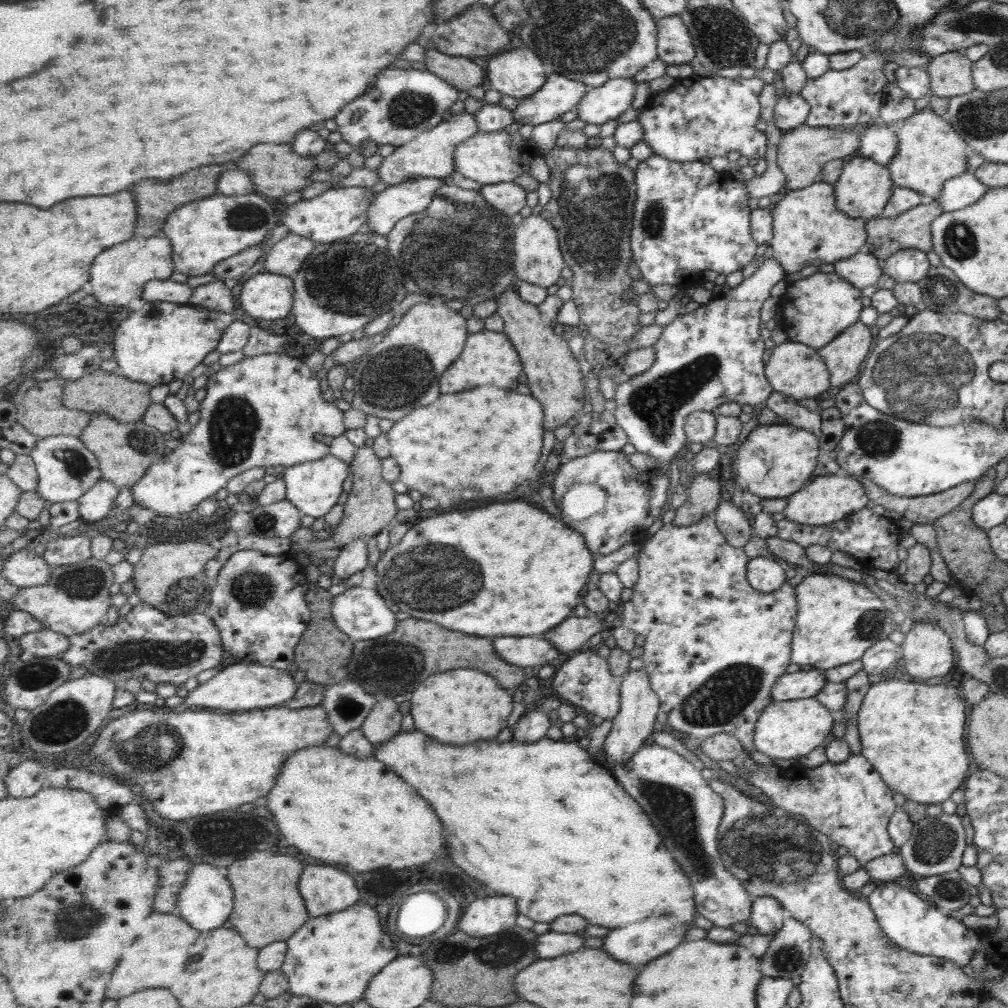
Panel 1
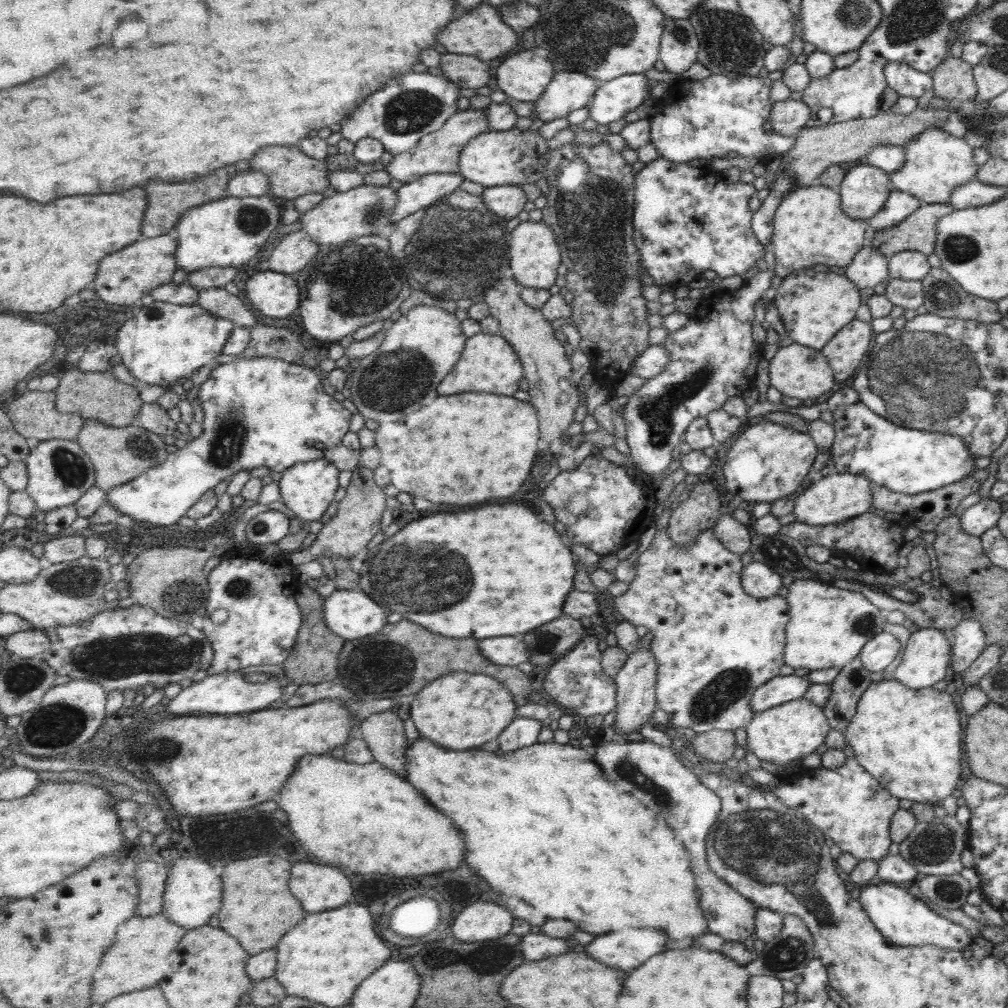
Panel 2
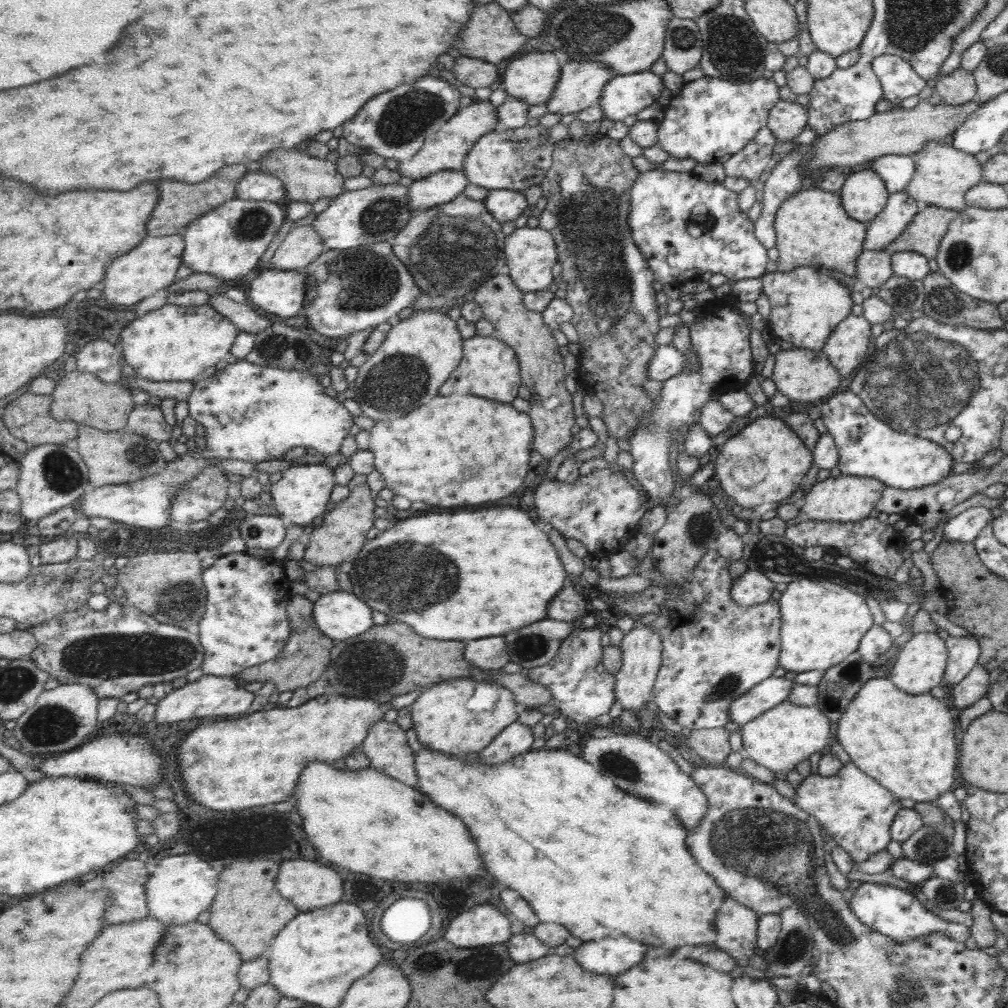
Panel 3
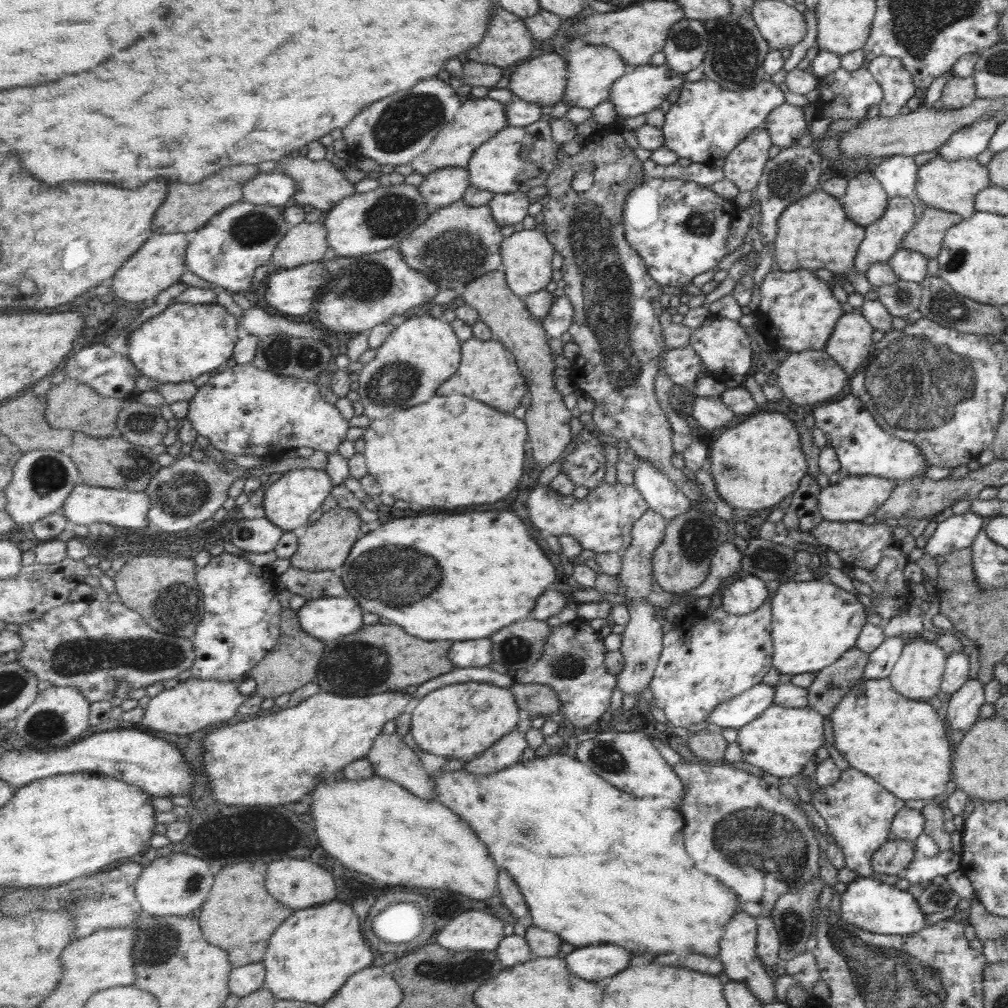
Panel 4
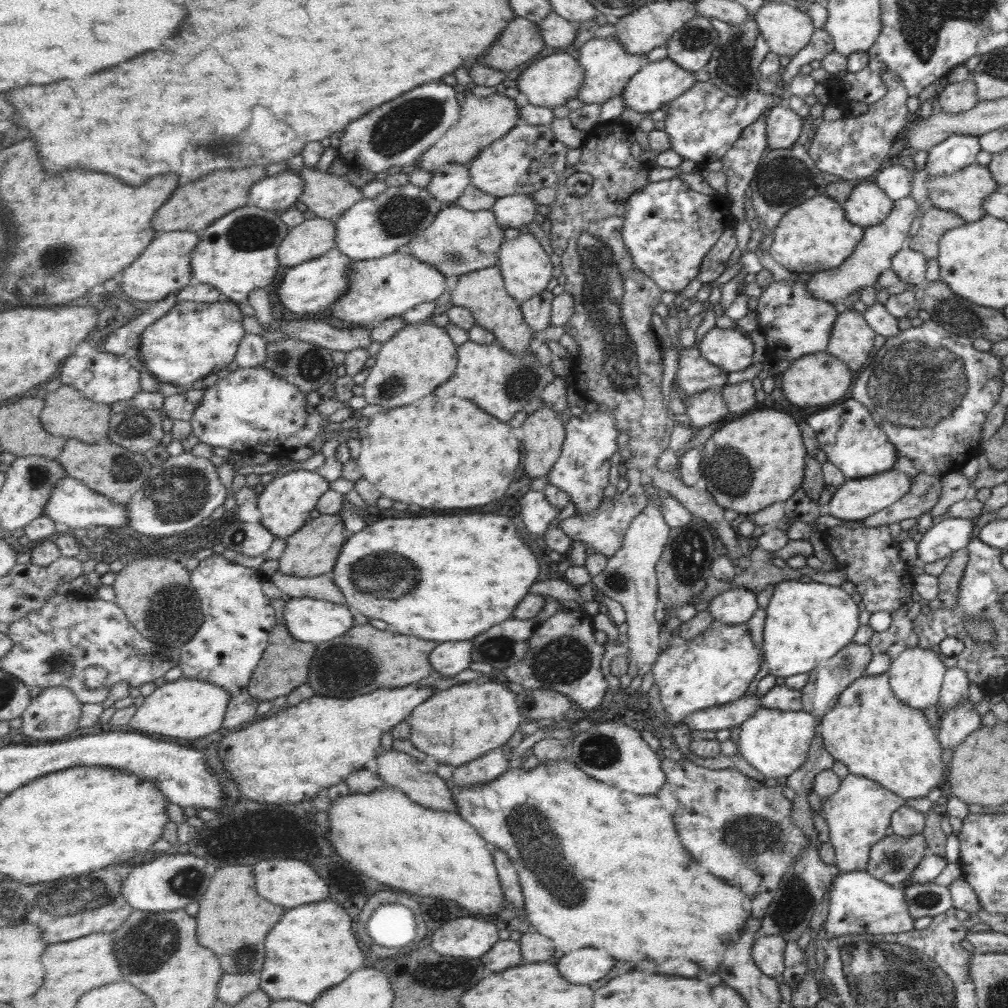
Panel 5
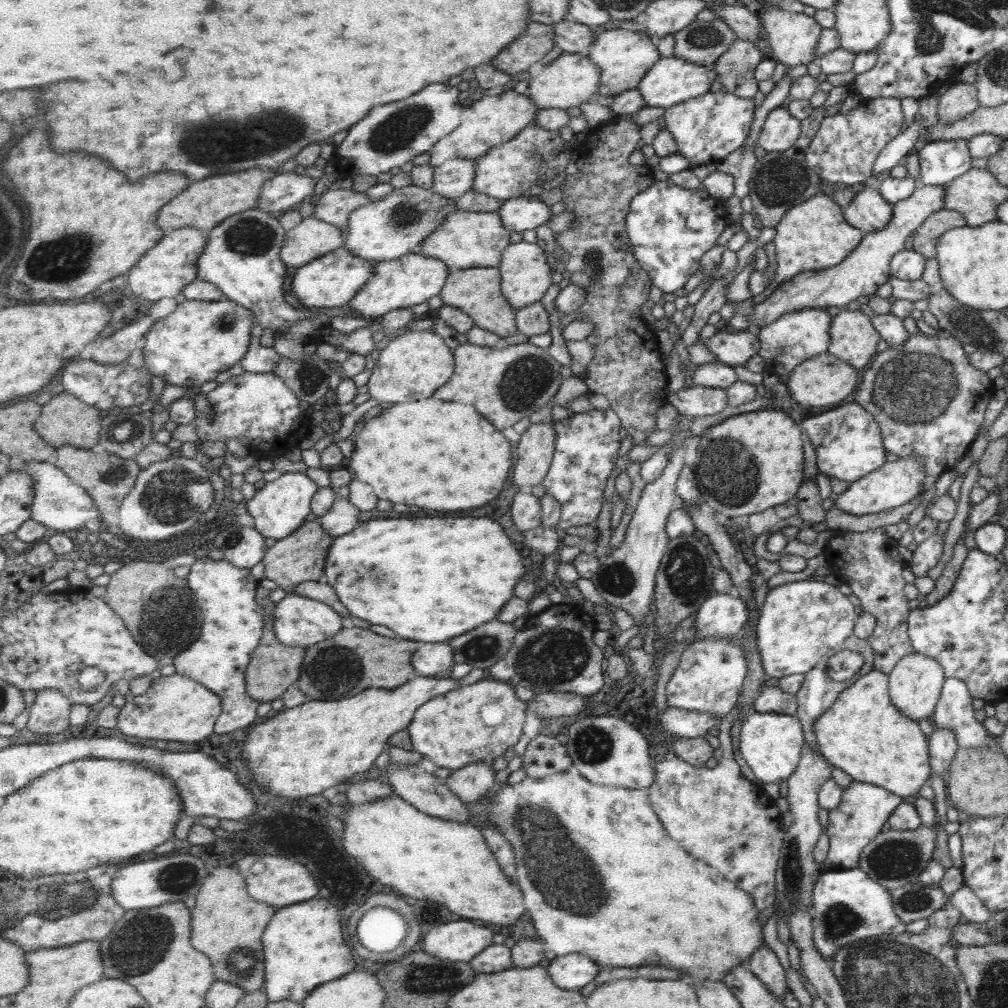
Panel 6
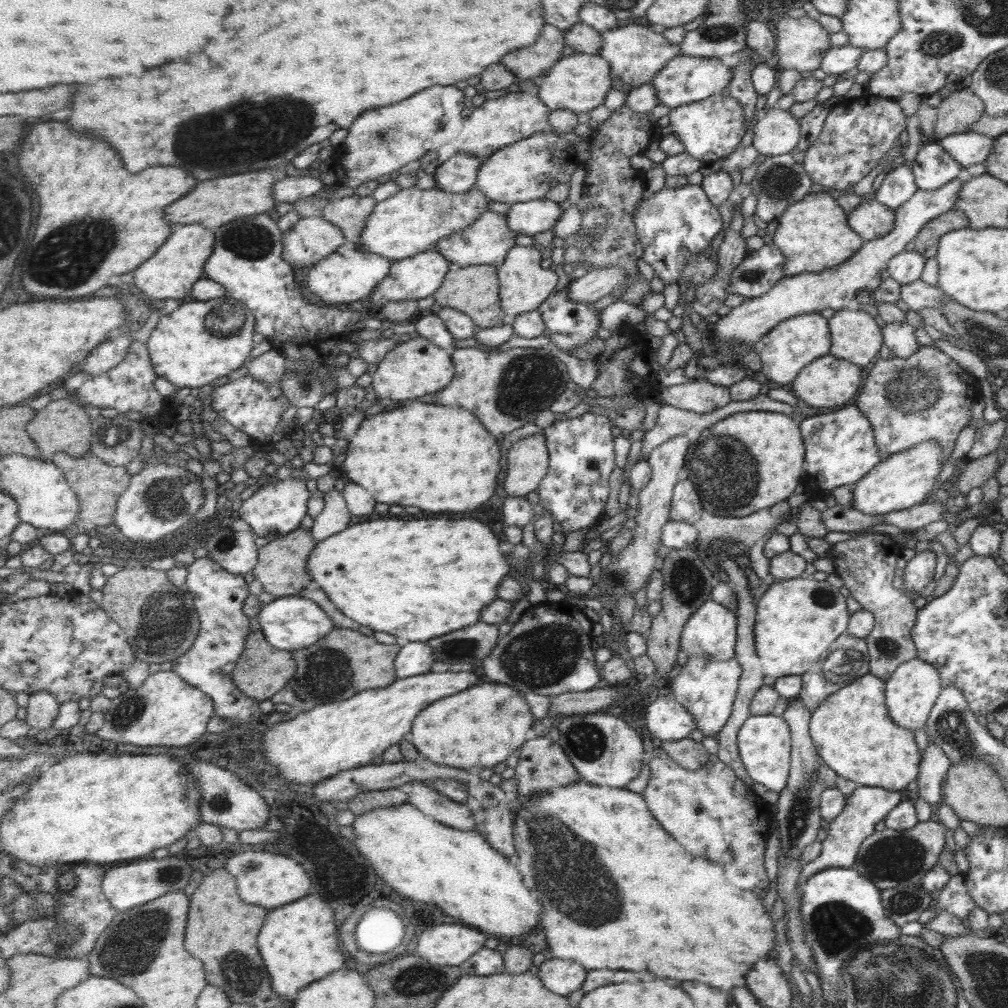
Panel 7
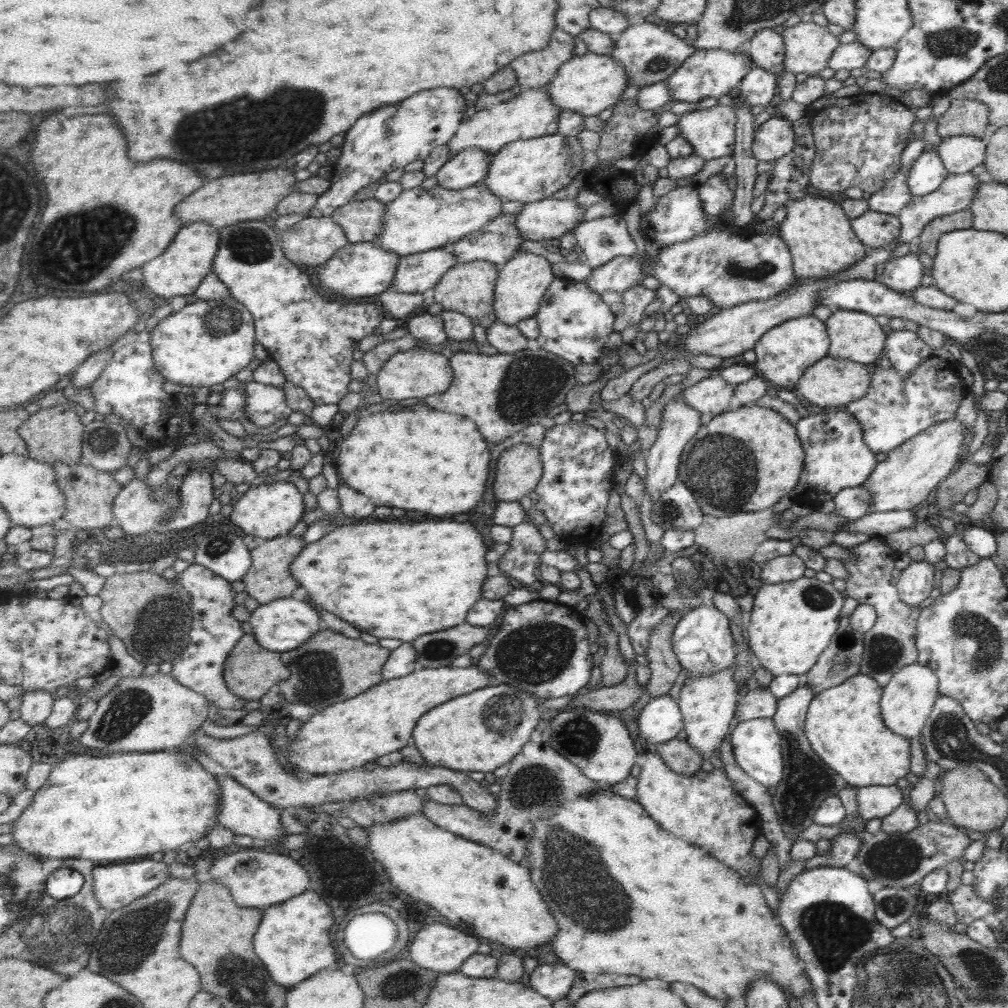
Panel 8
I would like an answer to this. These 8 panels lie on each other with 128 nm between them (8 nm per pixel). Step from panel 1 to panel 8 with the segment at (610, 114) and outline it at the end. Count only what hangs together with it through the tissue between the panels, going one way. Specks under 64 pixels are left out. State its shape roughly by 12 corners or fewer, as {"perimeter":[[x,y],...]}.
{"perimeter":[[697,49],[668,82],[676,102],[719,98],[746,76],[740,51]]}

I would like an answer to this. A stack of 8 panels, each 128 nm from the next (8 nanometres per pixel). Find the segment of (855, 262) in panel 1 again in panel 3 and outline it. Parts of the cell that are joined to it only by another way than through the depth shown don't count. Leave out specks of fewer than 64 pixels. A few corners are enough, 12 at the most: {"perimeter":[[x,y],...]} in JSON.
{"perimeter":[[862,251],[859,287],[880,287],[892,276],[890,253]]}

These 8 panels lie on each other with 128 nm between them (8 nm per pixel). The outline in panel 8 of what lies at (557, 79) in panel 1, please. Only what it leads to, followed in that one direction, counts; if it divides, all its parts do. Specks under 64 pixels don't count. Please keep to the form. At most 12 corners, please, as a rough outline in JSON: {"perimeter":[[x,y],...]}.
{"perimeter":[[652,22],[616,37],[630,85],[671,80],[698,48]]}

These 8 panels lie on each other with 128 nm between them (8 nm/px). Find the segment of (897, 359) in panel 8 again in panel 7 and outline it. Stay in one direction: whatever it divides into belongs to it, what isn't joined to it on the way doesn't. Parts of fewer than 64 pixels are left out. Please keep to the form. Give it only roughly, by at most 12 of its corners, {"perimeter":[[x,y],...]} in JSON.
{"perimeter":[[905,320],[881,328],[890,357],[906,358],[920,349]]}

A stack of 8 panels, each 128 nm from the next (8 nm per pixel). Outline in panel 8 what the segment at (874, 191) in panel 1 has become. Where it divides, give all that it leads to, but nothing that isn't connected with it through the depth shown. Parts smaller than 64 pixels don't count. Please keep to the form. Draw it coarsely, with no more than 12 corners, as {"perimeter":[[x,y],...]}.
{"perimeter":[[868,210],[850,219],[868,249],[892,245],[897,216]]}

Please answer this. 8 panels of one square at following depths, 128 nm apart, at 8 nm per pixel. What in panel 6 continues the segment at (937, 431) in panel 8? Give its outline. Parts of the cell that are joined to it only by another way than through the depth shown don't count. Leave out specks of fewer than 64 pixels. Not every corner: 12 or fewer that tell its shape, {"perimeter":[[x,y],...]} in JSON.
{"perimeter":[[922,459],[886,461],[834,504],[876,514],[912,502],[928,480]]}

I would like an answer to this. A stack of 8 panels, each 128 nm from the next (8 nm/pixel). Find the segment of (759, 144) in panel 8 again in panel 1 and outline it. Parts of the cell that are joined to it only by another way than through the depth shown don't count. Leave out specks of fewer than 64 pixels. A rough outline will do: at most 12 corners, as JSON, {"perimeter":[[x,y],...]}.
{"perimeter":[[799,94],[777,100],[774,124],[783,134],[803,125],[811,106]]}

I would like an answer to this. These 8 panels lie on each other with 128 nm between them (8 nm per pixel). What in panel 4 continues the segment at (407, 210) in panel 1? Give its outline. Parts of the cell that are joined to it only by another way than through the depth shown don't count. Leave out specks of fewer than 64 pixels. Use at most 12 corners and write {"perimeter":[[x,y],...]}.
{"perimeter":[[462,167],[431,172],[419,186],[428,205],[462,202],[473,185]]}

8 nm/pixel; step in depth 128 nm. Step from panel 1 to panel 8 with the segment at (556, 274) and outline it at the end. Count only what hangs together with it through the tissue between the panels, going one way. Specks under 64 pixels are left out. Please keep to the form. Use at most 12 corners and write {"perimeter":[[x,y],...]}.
{"perimeter":[[520,251],[496,289],[499,321],[536,317],[556,280],[552,262]]}

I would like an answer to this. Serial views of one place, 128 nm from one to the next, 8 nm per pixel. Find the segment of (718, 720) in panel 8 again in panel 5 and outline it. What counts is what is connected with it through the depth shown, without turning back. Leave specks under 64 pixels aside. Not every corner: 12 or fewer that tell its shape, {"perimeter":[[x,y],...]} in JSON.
{"perimeter":[[747,623],[674,637],[654,668],[671,722],[735,703],[759,672]]}

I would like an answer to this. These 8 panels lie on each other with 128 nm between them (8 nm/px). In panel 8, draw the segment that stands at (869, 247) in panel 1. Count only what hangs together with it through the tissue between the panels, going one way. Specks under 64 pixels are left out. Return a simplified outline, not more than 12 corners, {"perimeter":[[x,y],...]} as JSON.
{"perimeter":[[967,209],[932,220],[920,234],[918,246],[927,260],[937,254],[946,232],[970,229]]}

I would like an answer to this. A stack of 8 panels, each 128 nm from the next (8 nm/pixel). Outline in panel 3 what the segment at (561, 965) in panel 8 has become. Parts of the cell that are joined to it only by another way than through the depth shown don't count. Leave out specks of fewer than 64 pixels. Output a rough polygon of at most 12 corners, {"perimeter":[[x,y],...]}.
{"perimeter":[[632,938],[583,943],[574,955],[590,972],[622,974],[646,958]]}

